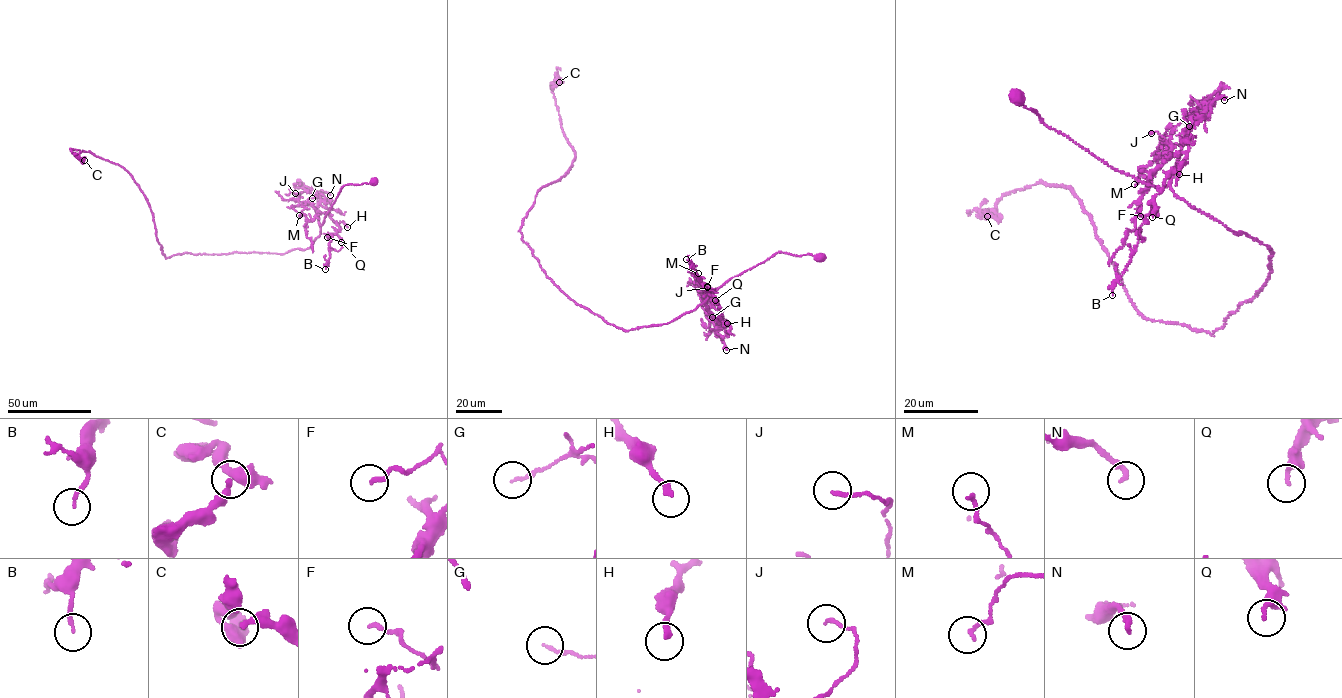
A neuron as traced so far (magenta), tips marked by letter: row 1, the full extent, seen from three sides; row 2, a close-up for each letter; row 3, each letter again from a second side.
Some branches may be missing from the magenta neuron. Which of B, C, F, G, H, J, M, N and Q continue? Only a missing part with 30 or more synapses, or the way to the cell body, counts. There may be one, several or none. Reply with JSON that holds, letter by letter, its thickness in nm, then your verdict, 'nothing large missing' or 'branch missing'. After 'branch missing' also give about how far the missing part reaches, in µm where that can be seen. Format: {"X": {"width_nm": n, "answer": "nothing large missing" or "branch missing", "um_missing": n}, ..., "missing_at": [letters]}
{"B": {"width_nm": 120, "answer": "nothing large missing"}, "C": {"width_nm": 220, "answer": "nothing large missing"}, "F": {"width_nm": 160, "answer": "nothing large missing"}, "G": {"width_nm": 120, "answer": "nothing large missing"}, "H": {"width_nm": 200, "answer": "nothing large missing"}, "J": {"width_nm": 130, "answer": "nothing large missing"}, "M": {"width_nm": 130, "answer": "nothing large missing"}, "N": {"width_nm": 220, "answer": "branch missing", "um_missing": 20}, "Q": {"width_nm": 170, "answer": "nothing large missing"}, "missing_at": ["N"]}

